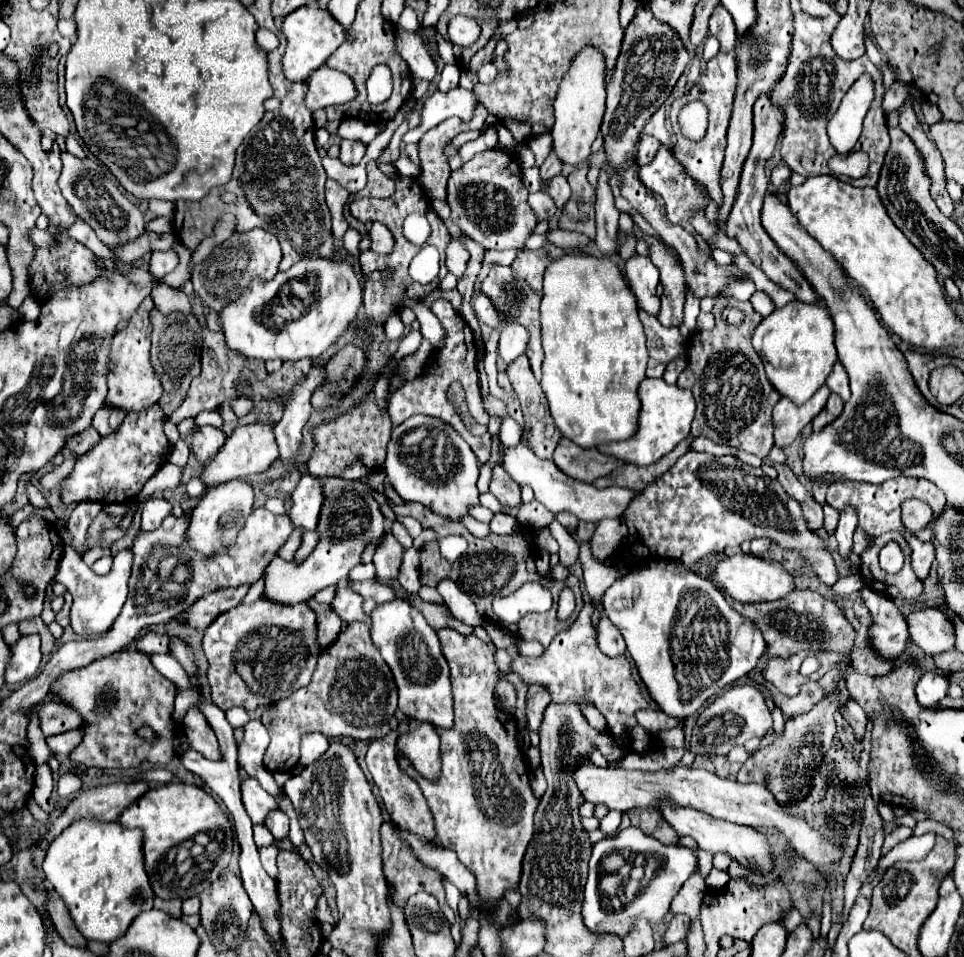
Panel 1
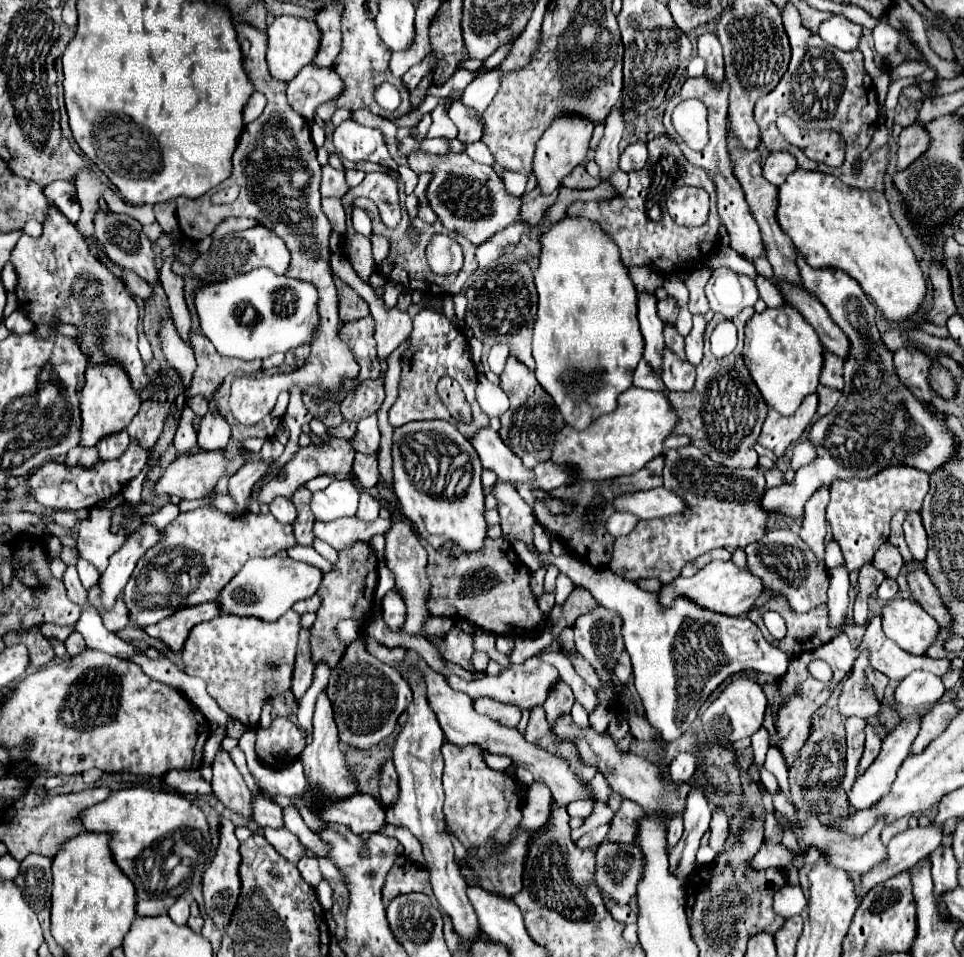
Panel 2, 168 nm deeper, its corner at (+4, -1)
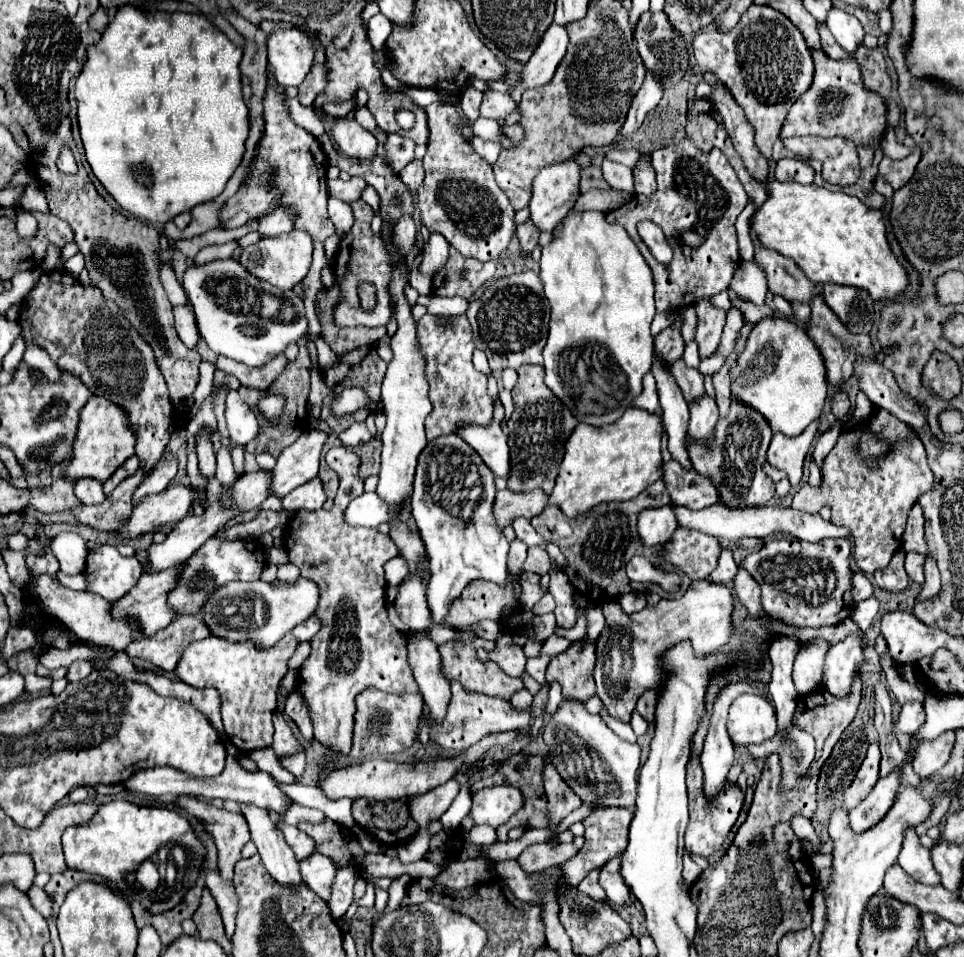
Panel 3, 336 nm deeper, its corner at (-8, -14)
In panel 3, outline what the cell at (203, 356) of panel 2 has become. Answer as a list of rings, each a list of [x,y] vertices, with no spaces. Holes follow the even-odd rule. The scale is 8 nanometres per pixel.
[[[284,352],[280,356],[276,356],[274,360],[270,360],[268,364],[258,366],[258,368],[244,366],[226,356],[218,356],[218,362],[216,362],[216,368],[224,370],[228,374],[234,374],[242,382],[242,386],[250,386],[250,388],[258,388],[258,390],[268,390],[270,384],[274,382],[274,378],[284,370],[284,366],[286,366]]]

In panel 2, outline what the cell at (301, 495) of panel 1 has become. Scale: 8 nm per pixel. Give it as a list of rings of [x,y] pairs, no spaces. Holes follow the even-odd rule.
[[[334,479],[326,489],[312,493],[310,509],[318,521],[352,517],[358,507],[358,491],[350,481]]]

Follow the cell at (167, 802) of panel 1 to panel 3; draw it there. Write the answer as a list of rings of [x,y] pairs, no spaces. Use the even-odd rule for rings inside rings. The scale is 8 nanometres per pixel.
[[[126,800],[108,802],[98,808],[90,822],[68,828],[62,836],[62,846],[70,870],[98,874],[110,880],[120,892],[138,900],[150,914],[160,914],[178,906],[184,894],[194,886],[204,862],[204,848],[186,818],[178,816],[174,810],[144,808]],[[152,856],[160,878],[154,890],[146,890],[136,880],[136,872],[140,864]]]

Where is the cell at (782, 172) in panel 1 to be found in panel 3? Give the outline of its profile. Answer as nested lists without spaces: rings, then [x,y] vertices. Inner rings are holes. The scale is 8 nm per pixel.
[[[782,158],[776,162],[776,180],[784,180],[784,182],[792,180],[792,182],[800,182],[800,184],[812,184],[814,170],[804,160]]]

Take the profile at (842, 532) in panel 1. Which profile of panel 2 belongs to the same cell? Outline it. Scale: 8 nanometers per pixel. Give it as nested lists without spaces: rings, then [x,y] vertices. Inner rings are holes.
[[[838,565],[834,569],[828,569],[830,575],[830,587],[828,587],[828,609],[830,609],[830,623],[832,627],[840,627],[846,619],[848,611],[848,569],[846,565]]]

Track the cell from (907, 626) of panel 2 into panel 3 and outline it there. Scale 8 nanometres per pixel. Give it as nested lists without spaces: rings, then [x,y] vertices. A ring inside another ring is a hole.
[[[888,612],[880,620],[880,634],[886,640],[894,662],[916,662],[930,656],[948,640],[946,632],[920,624],[912,612]]]

